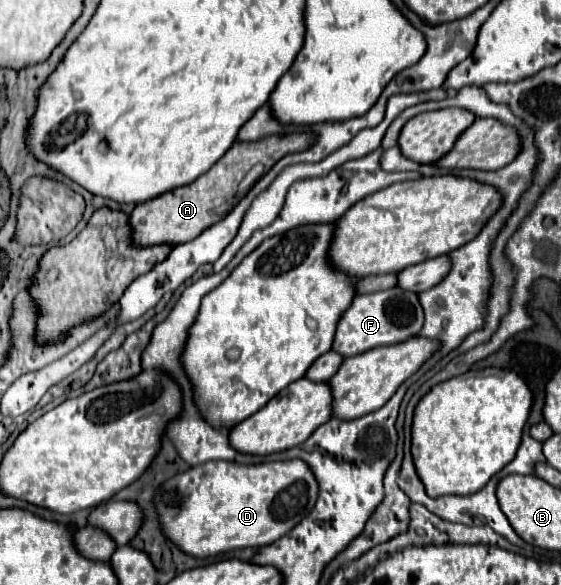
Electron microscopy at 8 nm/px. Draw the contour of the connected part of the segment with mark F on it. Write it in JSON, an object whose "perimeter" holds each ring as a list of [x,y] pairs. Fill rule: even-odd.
{"perimeter":[[[396,286],[382,292],[358,294],[354,298],[354,304],[342,314],[342,320],[338,322],[332,350],[340,352],[344,358],[356,356],[376,346],[404,342],[410,336],[416,336],[422,330],[422,326],[424,326],[424,310],[416,292]]]}

